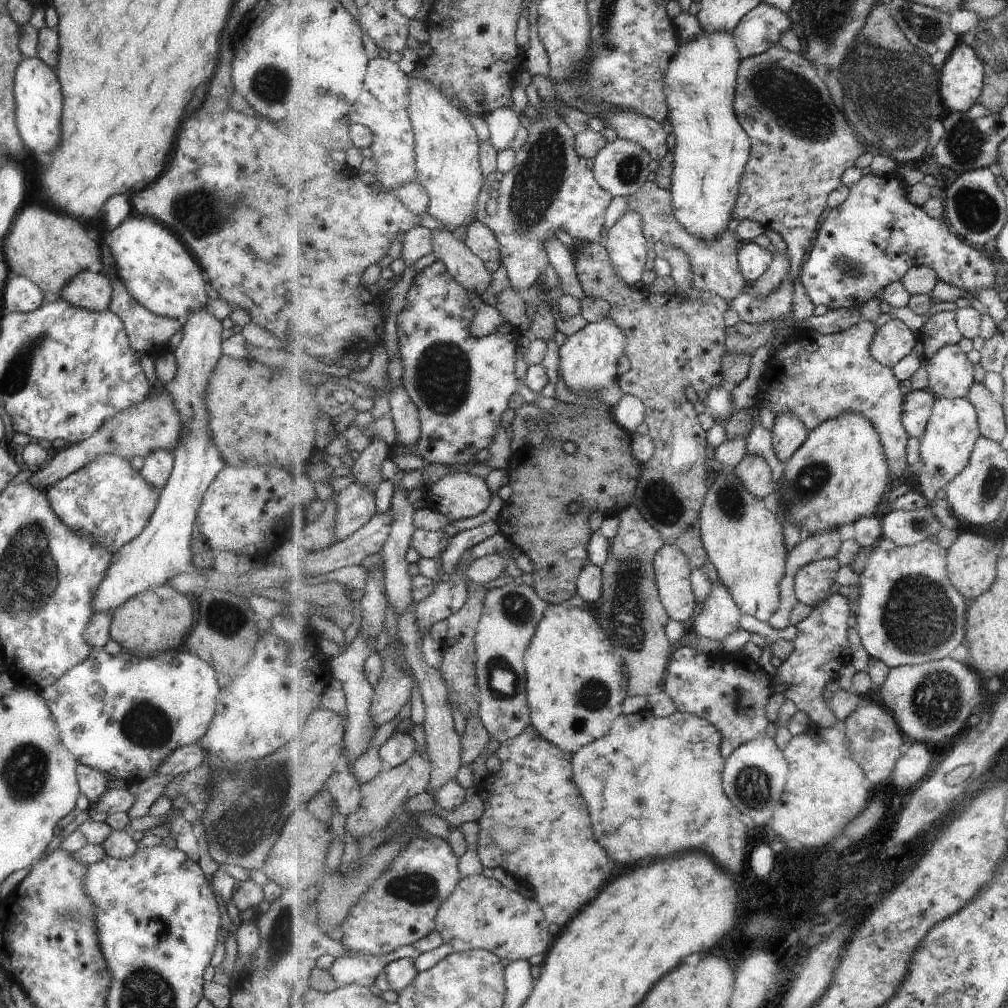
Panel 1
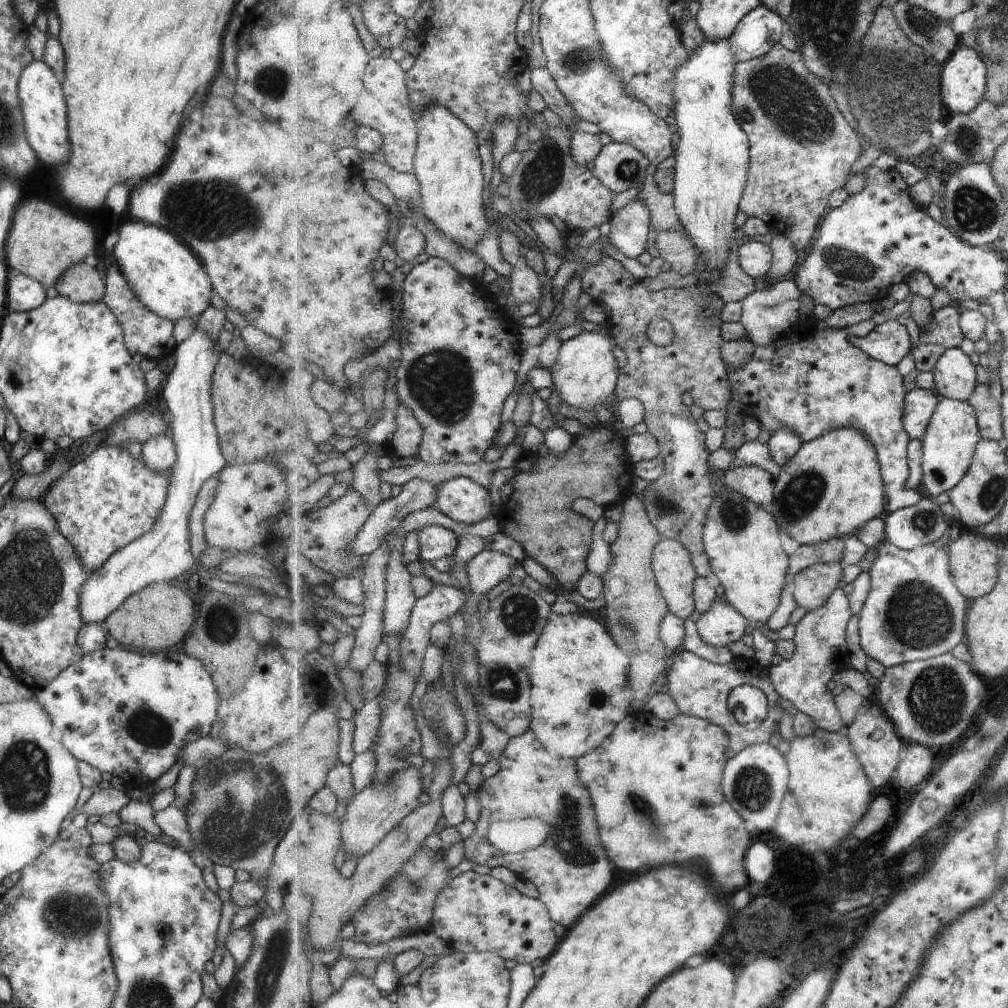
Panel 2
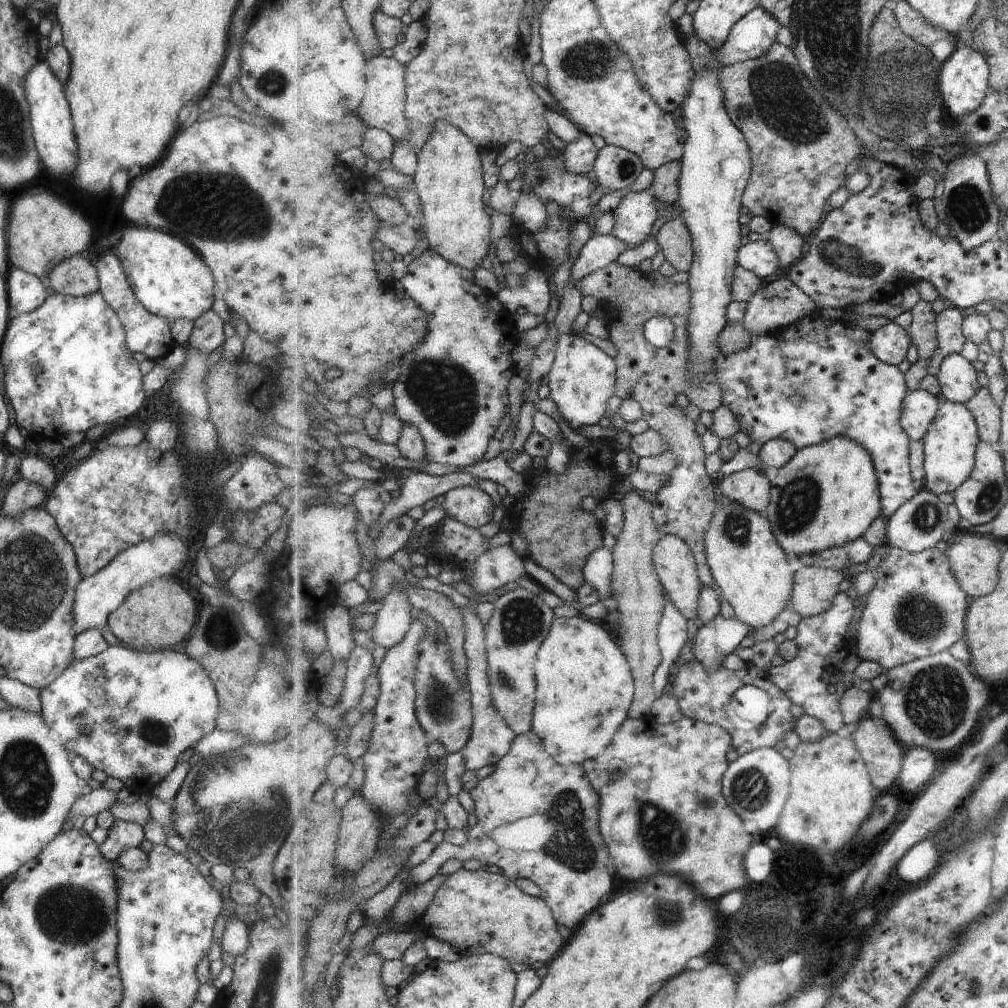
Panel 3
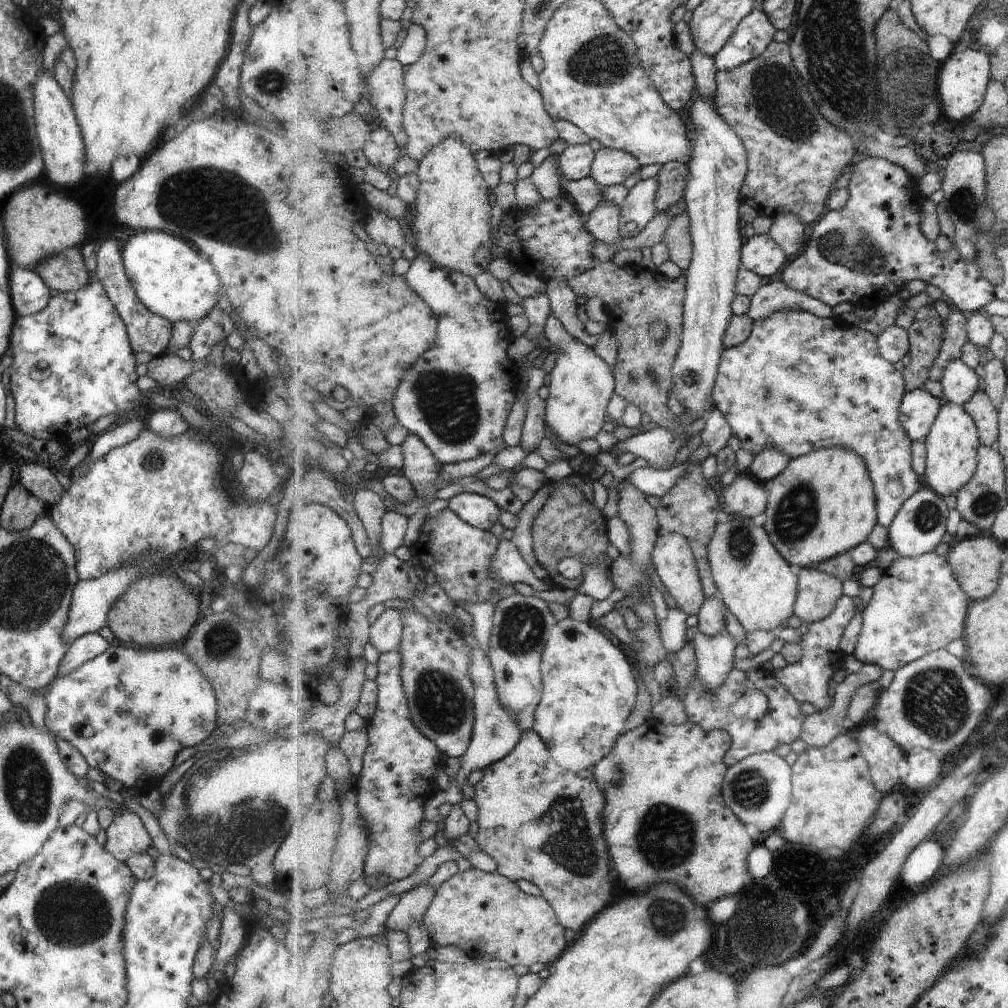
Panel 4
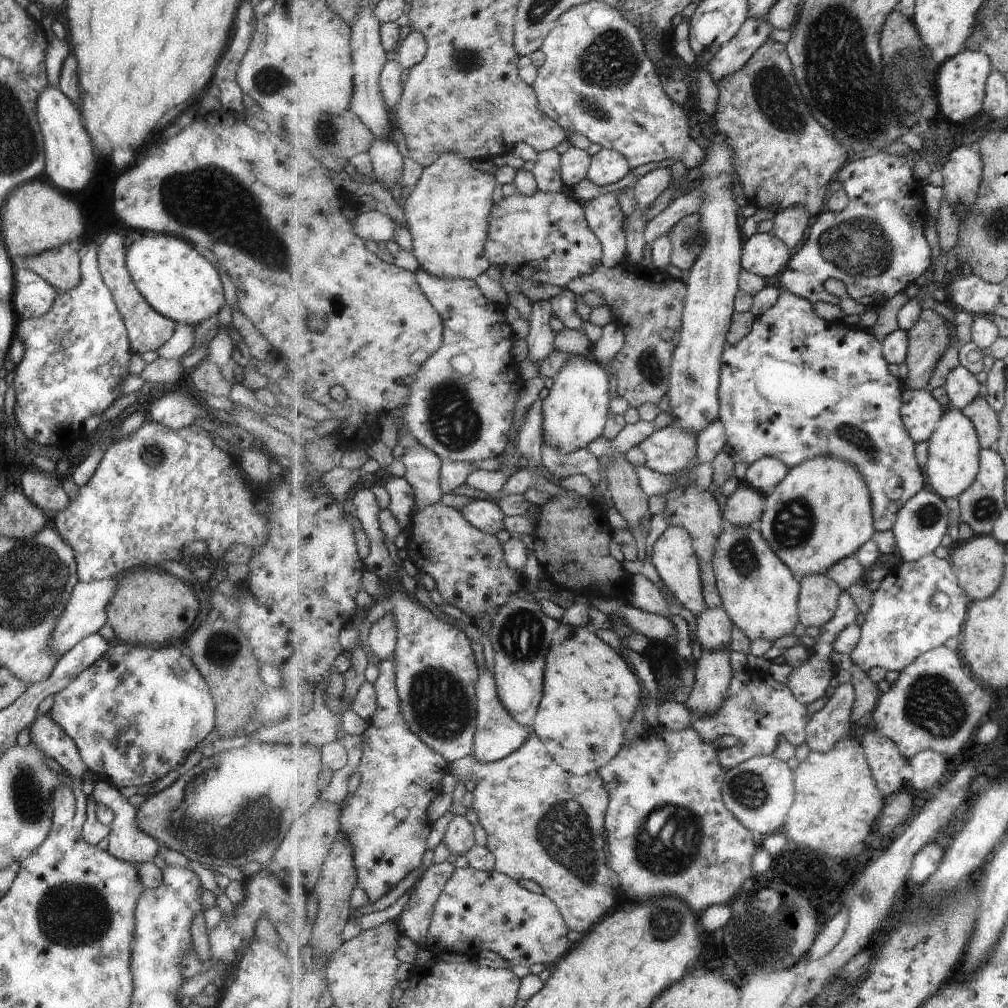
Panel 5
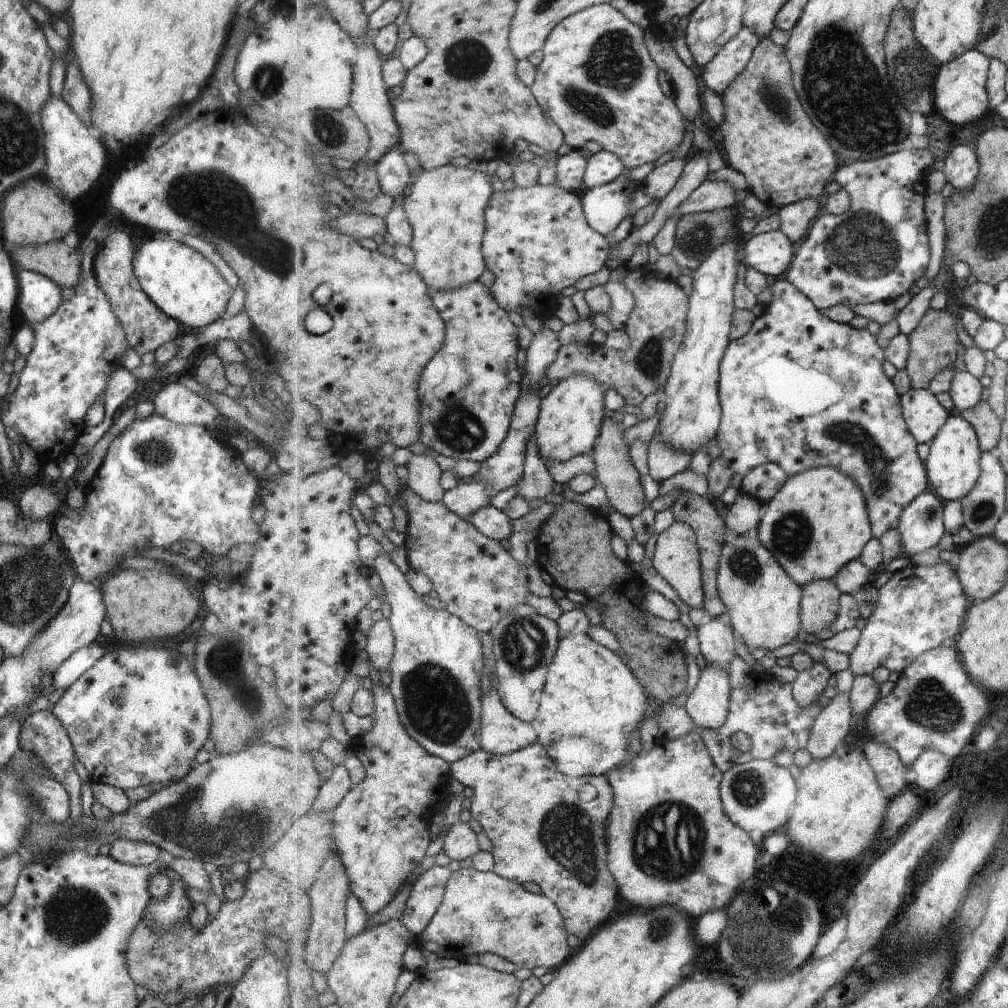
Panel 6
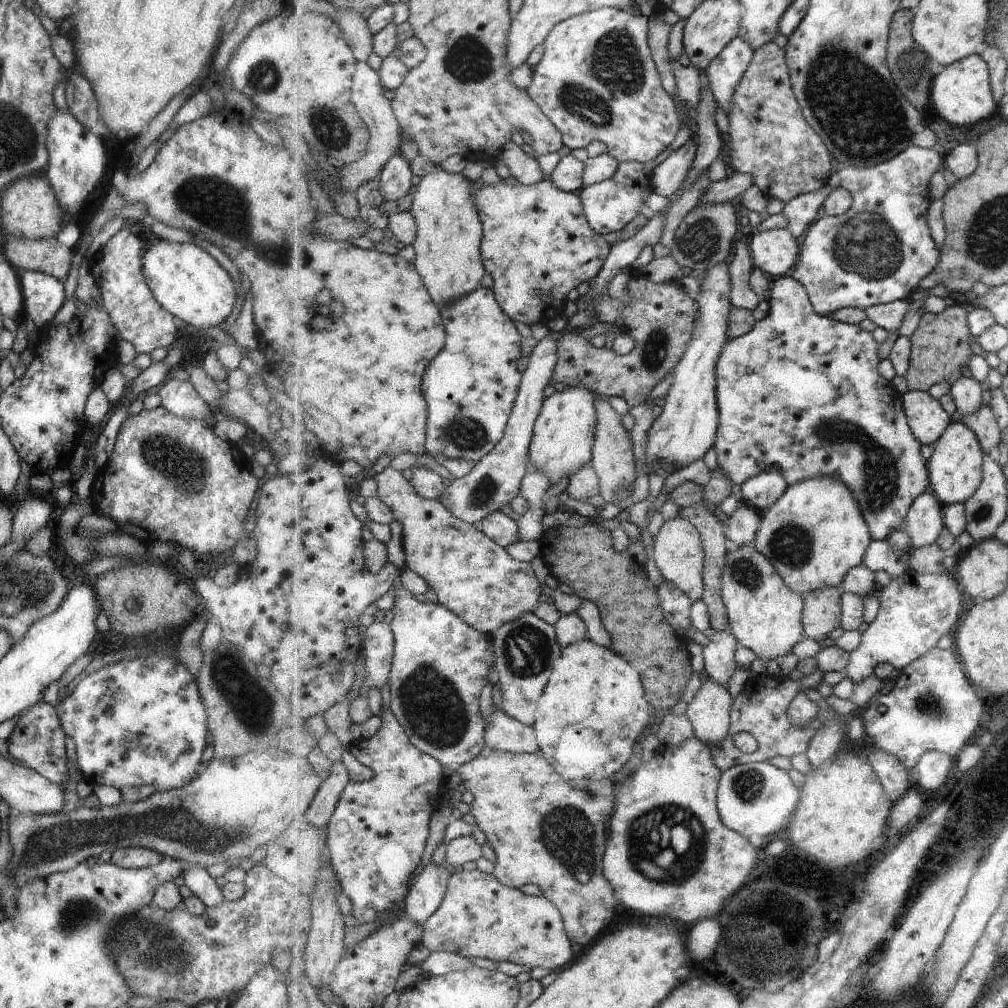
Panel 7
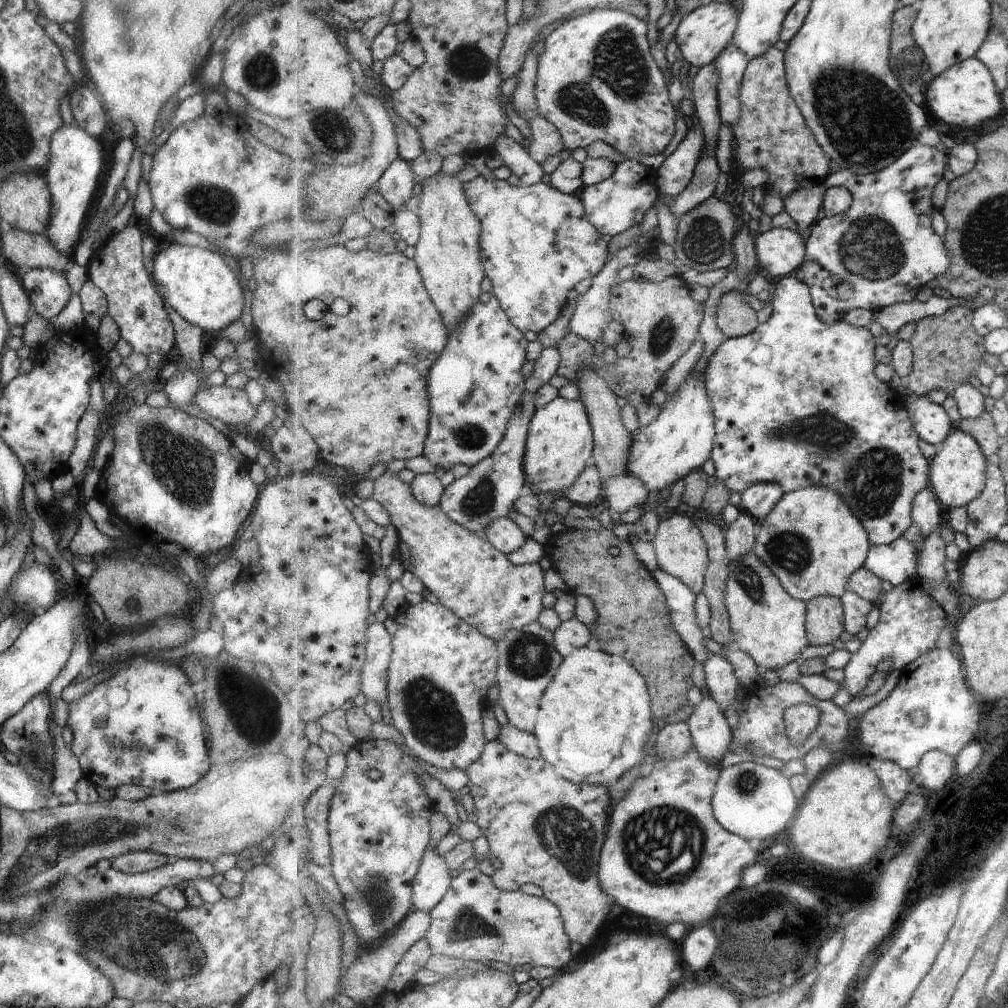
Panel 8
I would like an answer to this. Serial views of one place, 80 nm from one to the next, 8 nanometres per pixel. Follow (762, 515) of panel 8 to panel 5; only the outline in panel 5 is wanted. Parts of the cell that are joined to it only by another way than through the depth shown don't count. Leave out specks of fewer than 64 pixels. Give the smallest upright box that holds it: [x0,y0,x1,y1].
[744,457,790,495]

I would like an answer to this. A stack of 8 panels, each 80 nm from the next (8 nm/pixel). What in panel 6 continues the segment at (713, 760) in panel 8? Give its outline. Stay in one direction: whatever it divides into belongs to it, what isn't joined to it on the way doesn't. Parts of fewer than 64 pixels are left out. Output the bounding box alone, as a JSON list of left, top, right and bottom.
[685,665,731,730]

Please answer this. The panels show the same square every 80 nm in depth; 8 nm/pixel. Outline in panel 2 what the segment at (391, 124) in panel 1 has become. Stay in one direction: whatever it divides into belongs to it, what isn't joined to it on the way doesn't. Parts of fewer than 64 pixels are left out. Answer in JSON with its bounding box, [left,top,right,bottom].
[351,58,418,175]

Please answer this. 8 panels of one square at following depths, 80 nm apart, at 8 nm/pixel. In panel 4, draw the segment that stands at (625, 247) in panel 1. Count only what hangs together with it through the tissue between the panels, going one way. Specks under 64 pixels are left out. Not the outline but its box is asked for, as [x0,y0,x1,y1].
[618,176,660,239]

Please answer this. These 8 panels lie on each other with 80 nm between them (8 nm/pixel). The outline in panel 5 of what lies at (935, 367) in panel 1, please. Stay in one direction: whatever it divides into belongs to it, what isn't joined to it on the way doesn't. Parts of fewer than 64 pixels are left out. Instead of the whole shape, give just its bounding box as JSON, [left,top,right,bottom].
[945,365,981,410]

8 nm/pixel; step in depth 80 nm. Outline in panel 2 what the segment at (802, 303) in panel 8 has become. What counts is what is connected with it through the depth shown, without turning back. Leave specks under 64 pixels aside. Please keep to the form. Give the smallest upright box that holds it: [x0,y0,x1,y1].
[728,319,924,513]

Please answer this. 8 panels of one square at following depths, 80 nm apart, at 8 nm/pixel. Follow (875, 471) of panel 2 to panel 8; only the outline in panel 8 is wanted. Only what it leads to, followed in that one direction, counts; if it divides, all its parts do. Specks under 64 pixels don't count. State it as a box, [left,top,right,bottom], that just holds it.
[753,487,870,602]

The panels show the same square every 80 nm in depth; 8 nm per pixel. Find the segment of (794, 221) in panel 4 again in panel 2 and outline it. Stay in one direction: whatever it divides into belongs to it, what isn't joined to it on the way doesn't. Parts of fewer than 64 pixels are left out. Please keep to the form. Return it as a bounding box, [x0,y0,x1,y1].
[765,232,801,280]

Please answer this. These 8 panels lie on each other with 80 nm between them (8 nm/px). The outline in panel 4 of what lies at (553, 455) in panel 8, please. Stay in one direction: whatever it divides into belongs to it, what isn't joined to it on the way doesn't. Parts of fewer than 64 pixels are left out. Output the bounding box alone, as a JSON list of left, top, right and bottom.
[545,314,616,446]

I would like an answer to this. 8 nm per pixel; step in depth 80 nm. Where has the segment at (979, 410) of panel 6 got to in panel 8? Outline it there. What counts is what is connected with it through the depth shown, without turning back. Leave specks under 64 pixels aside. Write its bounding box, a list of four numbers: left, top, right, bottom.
[957,412,1003,458]

